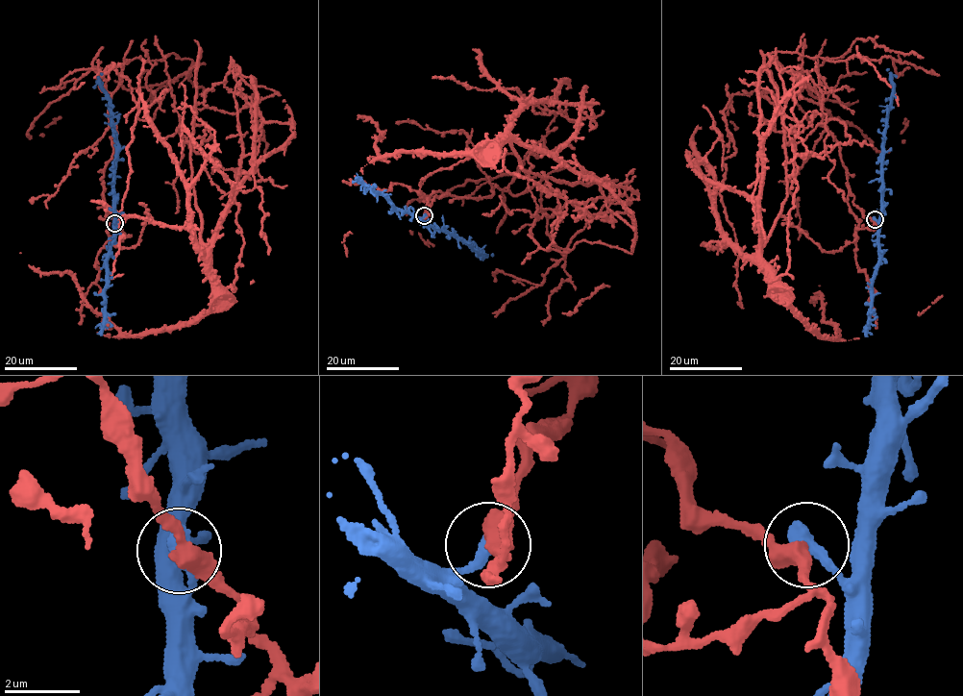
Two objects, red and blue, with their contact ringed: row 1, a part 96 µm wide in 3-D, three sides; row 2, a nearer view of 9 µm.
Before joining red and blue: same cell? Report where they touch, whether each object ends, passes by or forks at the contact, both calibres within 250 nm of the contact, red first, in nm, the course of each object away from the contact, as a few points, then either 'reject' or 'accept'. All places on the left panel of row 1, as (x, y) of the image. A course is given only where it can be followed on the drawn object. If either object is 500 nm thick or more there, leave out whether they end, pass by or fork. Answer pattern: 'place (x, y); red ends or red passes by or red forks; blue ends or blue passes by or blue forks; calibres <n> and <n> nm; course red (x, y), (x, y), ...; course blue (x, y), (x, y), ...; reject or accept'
place (114, 223); red passes by; blue ends; calibres 440 and 460 nm; course red (115, 223), (109, 65), (160, 137), (236, 179), (234, 65), (256, 136), (206, 245), (200, 52), (121, 81); course blue (114, 223), (117, 133), (111, 101), (98, 76), (102, 73); reject

